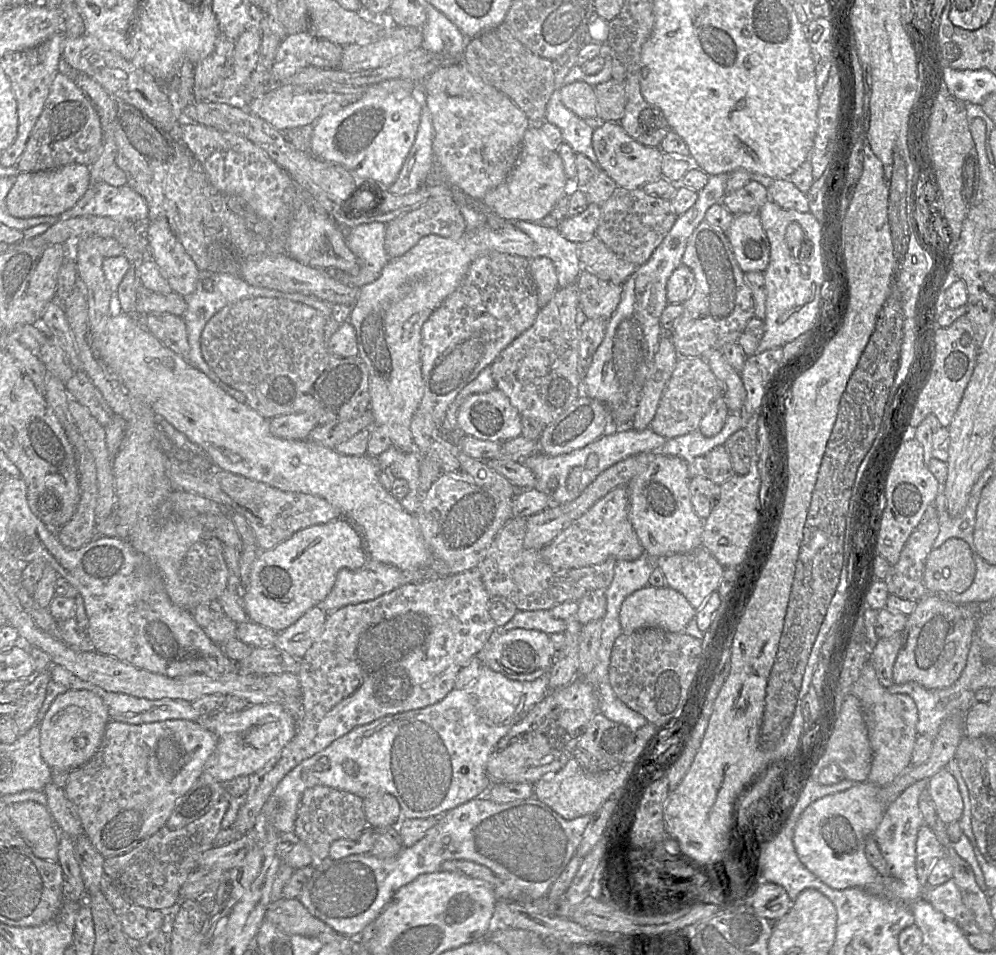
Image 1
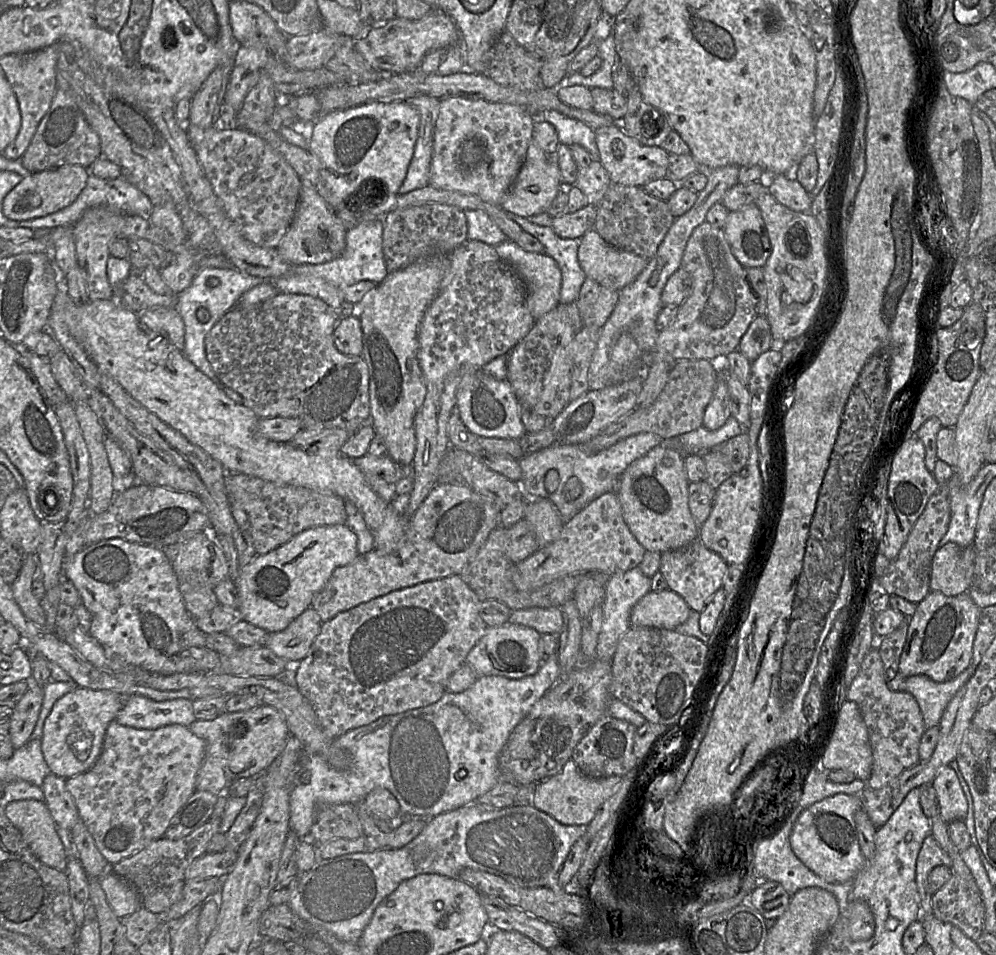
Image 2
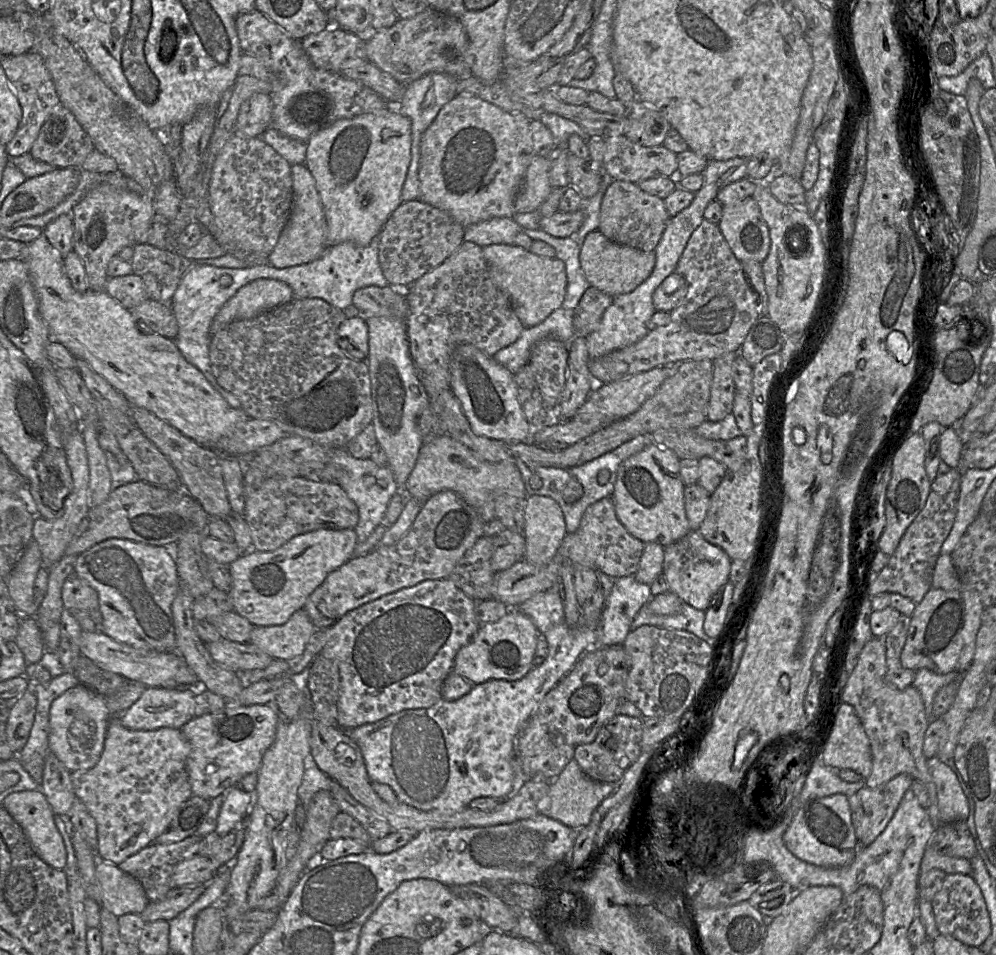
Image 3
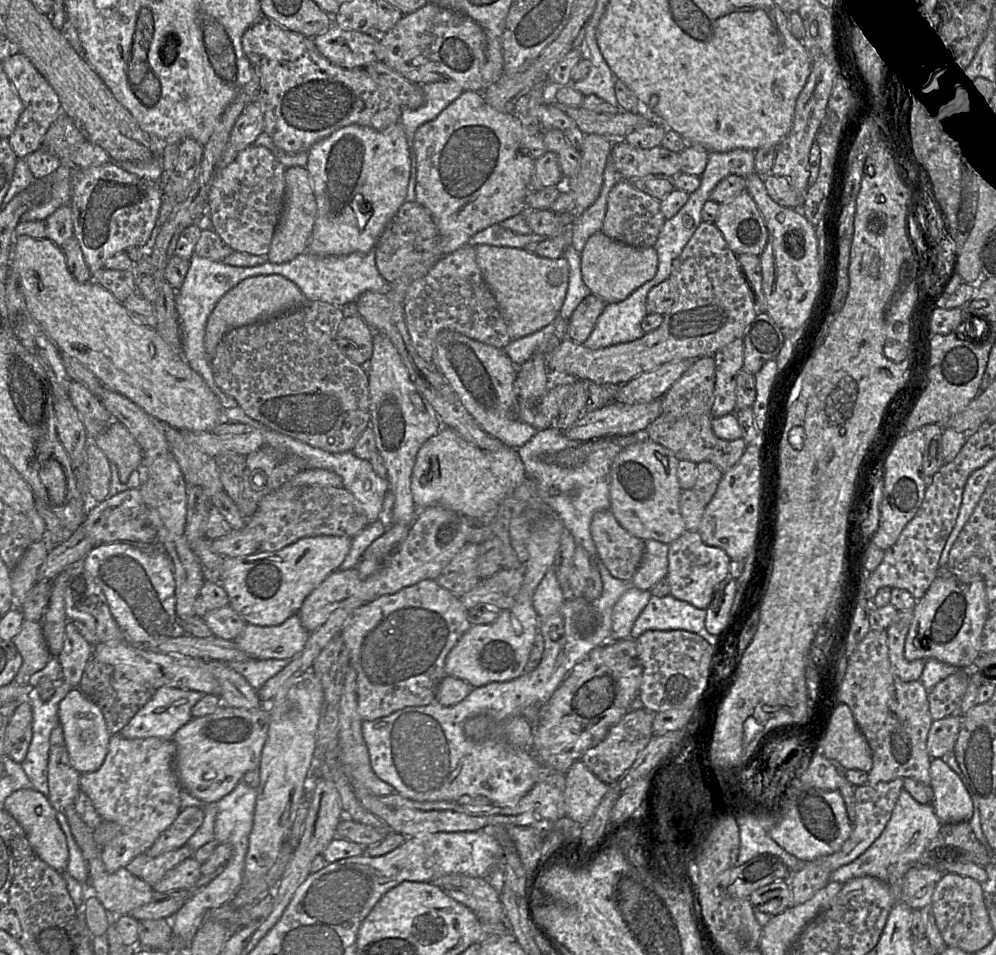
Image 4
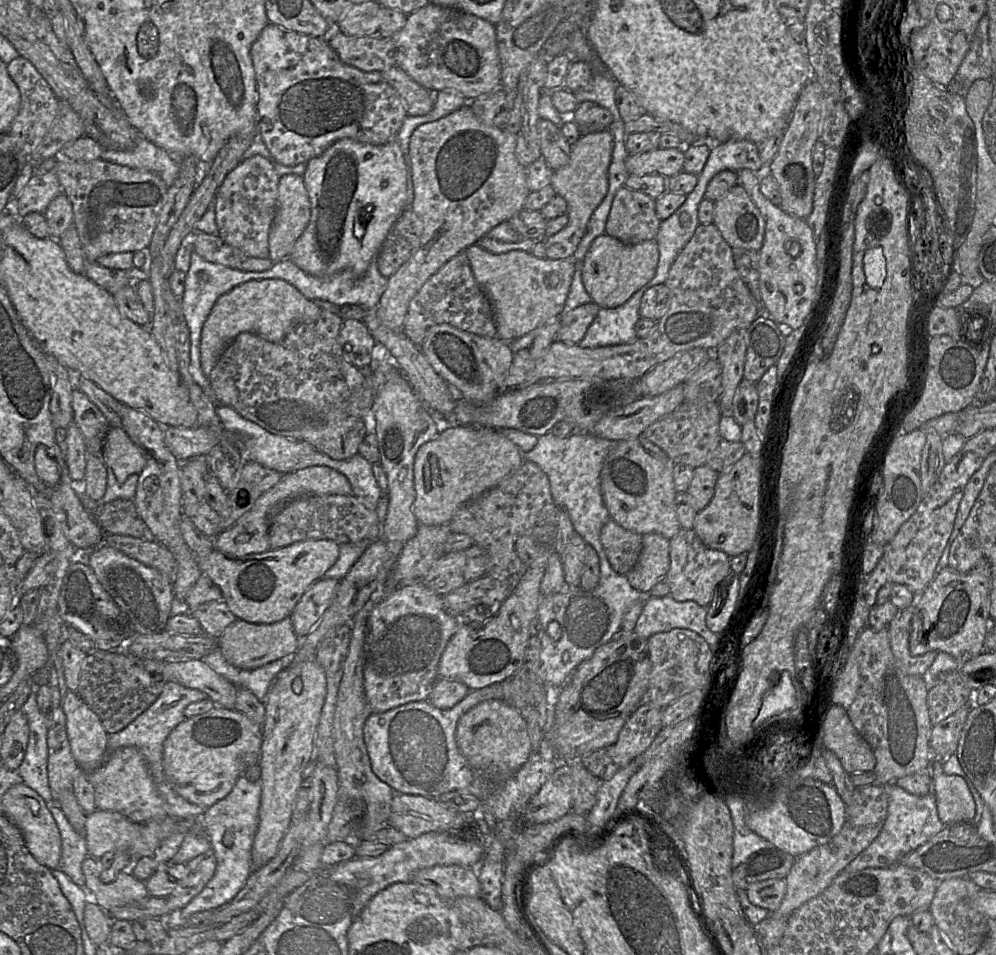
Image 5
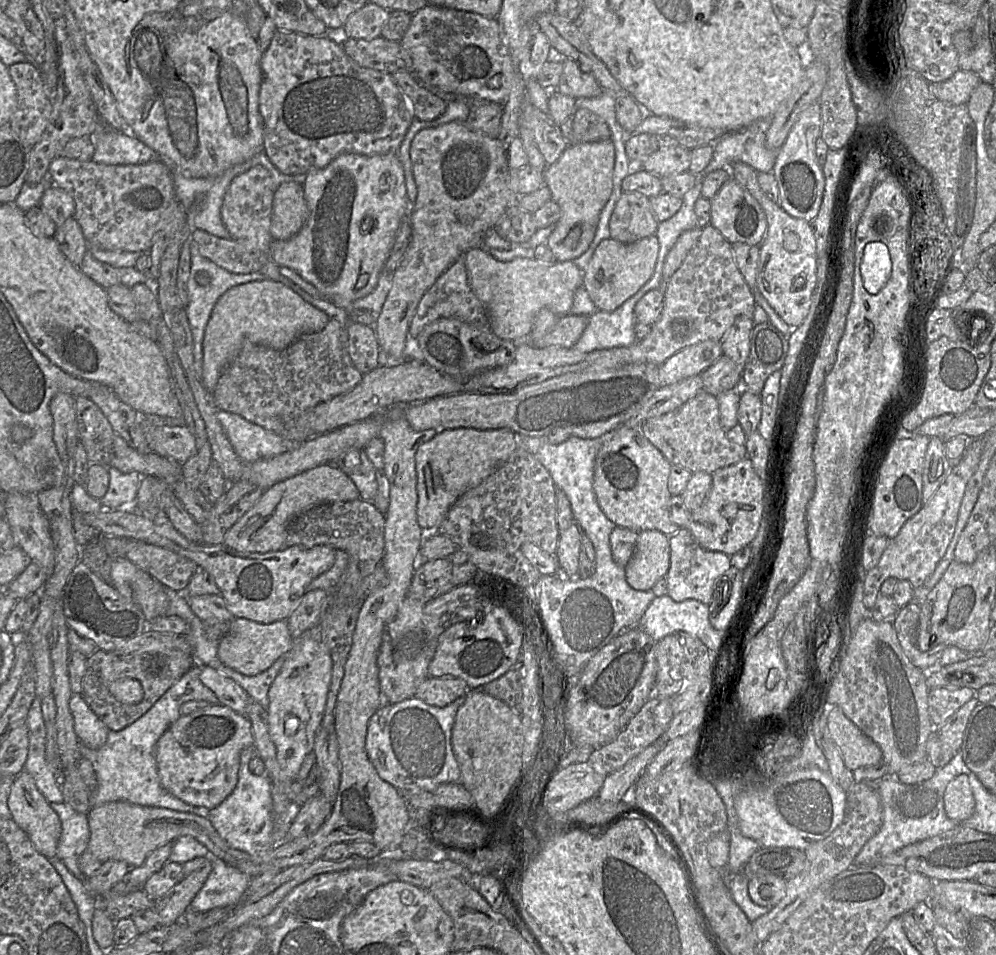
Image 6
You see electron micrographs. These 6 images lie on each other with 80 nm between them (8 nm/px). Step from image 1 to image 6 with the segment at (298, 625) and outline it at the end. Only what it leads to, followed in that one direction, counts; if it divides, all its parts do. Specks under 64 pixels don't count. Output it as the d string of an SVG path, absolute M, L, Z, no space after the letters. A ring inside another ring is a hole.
M232 618L229 630L218 642L219 660L234 671L253 676L267 670L281 655L290 651L294 644L286 620L261 624L244 618Z

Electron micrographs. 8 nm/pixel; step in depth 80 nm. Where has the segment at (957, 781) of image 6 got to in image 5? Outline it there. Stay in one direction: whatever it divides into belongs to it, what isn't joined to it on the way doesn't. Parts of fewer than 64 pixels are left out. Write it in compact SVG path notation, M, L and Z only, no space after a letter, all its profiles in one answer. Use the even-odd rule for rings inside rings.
M940 758L932 761L930 770L932 792L941 822L944 825L972 822L976 814L976 804L966 781L958 775L945 774Z

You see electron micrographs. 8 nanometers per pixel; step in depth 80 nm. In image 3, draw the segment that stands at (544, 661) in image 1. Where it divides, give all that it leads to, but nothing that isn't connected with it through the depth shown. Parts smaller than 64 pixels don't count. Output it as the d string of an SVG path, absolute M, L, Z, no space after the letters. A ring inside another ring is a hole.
M516 609L497 622L480 626L475 637L462 647L455 656L452 672L462 676L473 685L489 680L519 680L532 668L539 631L532 620Z

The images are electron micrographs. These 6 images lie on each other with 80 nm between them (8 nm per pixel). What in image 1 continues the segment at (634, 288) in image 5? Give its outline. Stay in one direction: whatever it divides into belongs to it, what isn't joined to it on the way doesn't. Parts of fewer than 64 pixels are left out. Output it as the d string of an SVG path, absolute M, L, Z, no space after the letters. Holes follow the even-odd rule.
M597 235L579 244L579 260L598 278L618 285L623 285L638 268L610 250Z

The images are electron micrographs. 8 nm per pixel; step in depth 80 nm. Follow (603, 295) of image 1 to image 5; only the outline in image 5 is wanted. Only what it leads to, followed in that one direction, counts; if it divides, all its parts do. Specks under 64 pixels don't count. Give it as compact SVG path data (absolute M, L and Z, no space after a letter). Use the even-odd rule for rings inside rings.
M589 302L575 308L565 316L561 316L556 340L568 344L578 344L586 335L599 311L600 307L597 304Z

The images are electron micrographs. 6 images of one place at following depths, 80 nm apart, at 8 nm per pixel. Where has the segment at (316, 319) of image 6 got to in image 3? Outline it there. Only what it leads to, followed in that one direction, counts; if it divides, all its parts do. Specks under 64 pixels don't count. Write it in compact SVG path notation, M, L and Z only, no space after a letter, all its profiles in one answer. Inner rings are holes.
M257 279L242 286L224 303L210 325L211 337L233 321L251 319L259 314L274 309L293 300L294 293L286 283L274 279Z

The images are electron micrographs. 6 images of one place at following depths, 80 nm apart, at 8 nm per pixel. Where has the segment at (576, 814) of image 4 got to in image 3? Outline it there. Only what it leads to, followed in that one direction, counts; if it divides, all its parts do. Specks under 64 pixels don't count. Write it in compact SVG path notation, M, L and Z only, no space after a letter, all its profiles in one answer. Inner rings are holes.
M574 759L565 766L558 777L546 779L551 784L548 794L537 804L539 812L571 828L587 826L591 821L593 812L607 795L612 792L615 784L591 779L582 771Z

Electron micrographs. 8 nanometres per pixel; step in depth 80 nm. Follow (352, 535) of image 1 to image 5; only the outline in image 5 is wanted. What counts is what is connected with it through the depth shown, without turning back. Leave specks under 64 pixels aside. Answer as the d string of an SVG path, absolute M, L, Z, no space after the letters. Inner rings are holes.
M321 539L299 541L286 547L242 557L225 554L214 548L209 554L195 556L195 559L203 574L221 590L223 600L236 619L254 624L270 624L290 616L304 592L335 564L339 557L339 550L340 545L336 542Z

